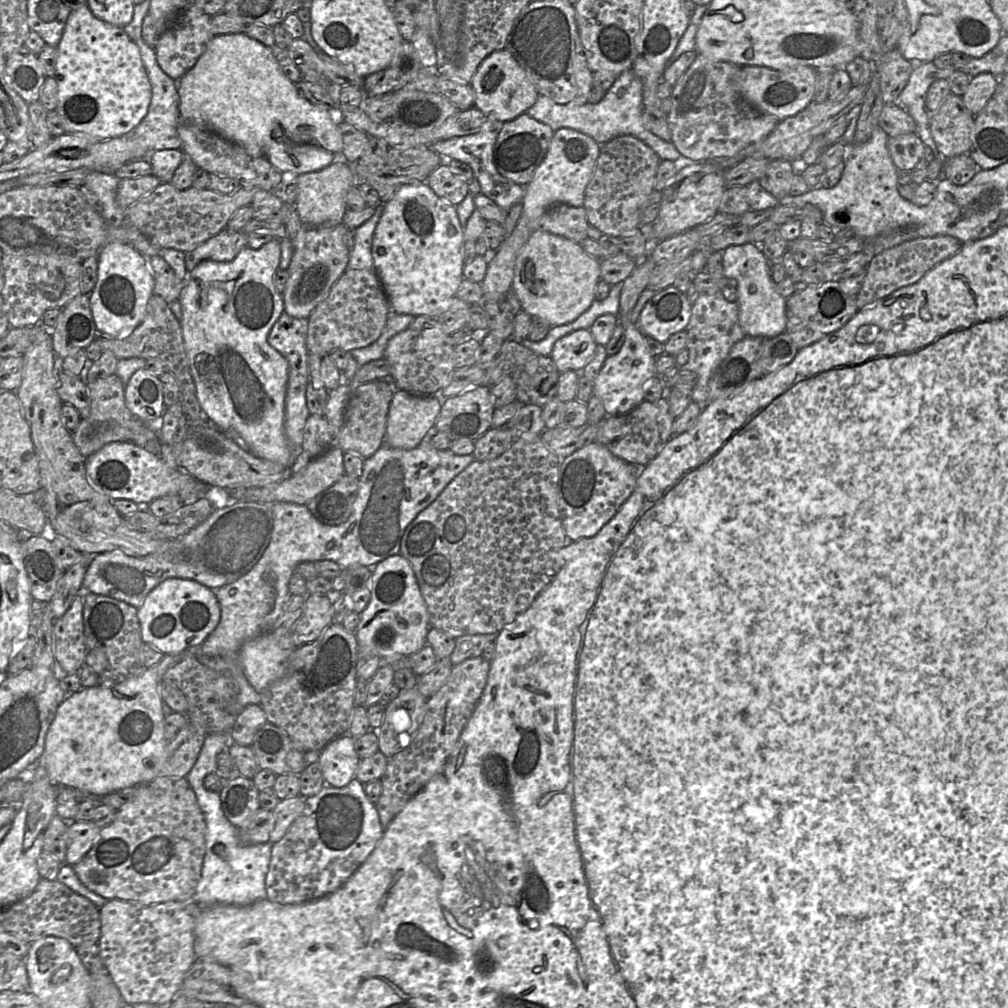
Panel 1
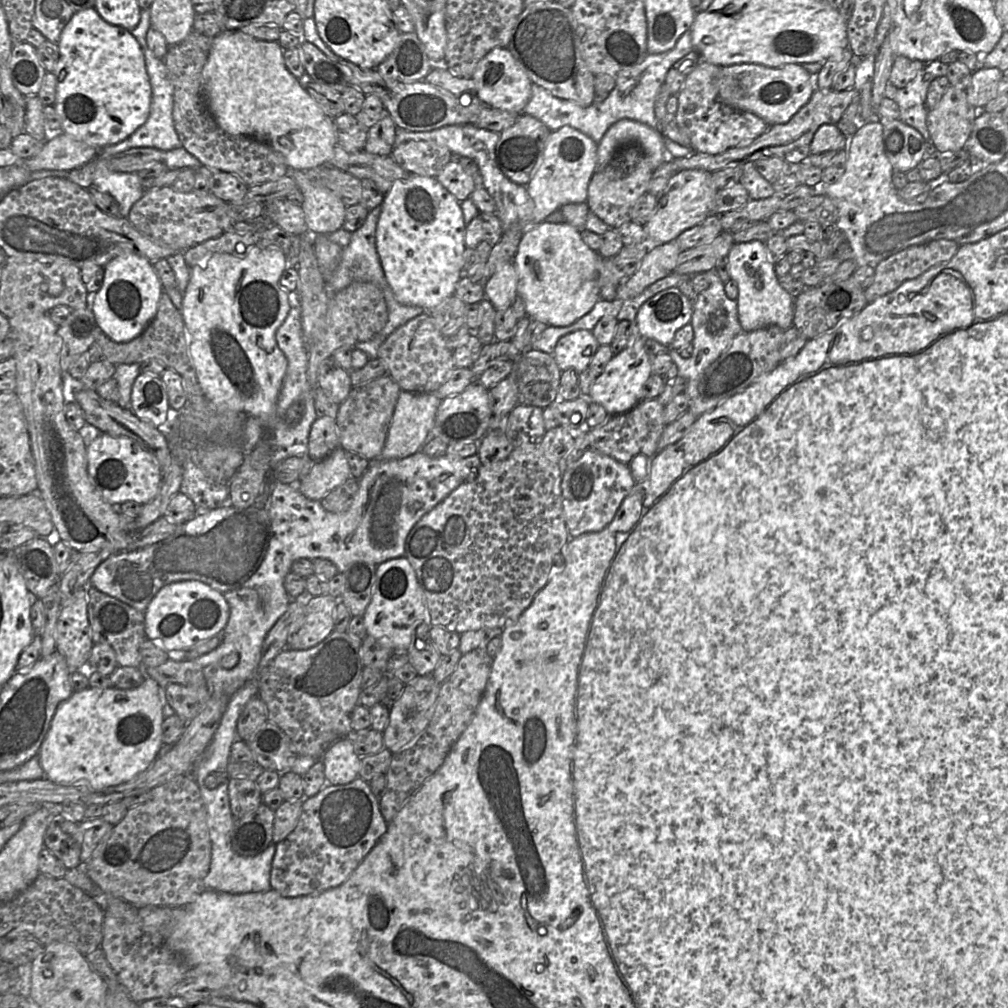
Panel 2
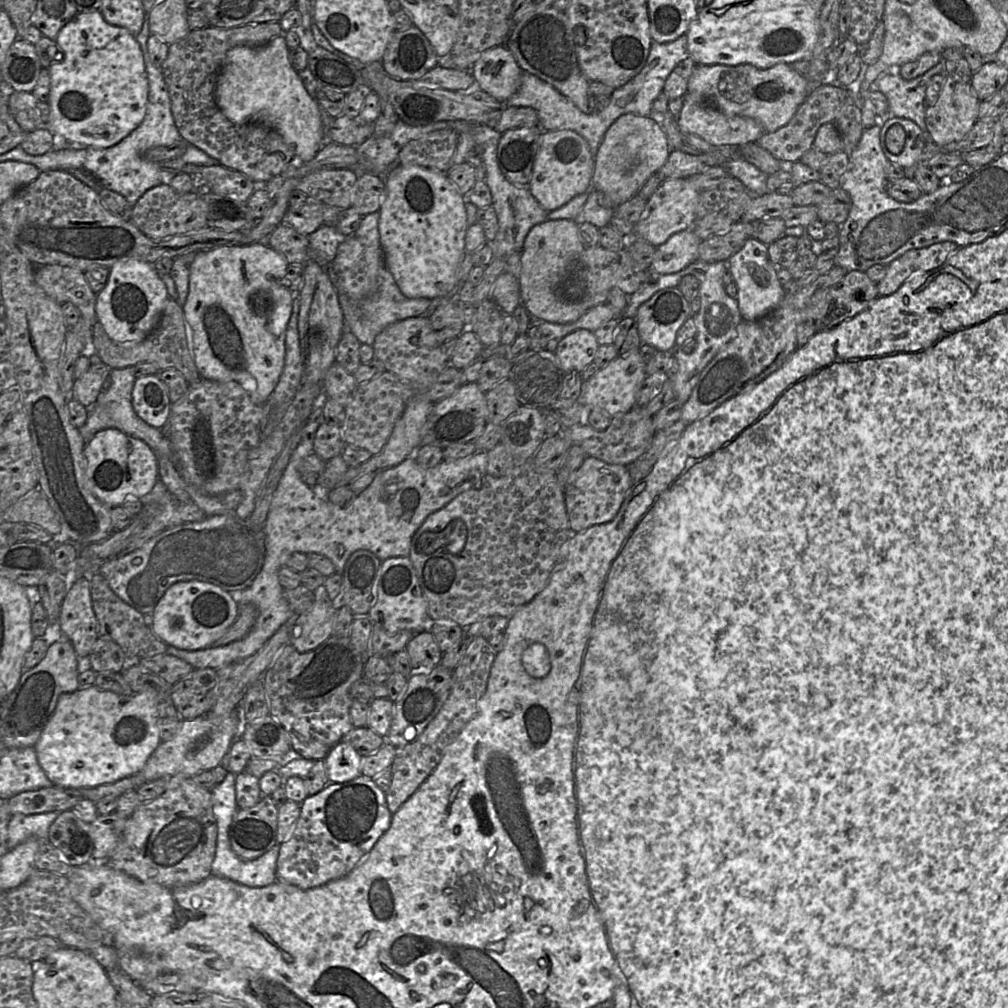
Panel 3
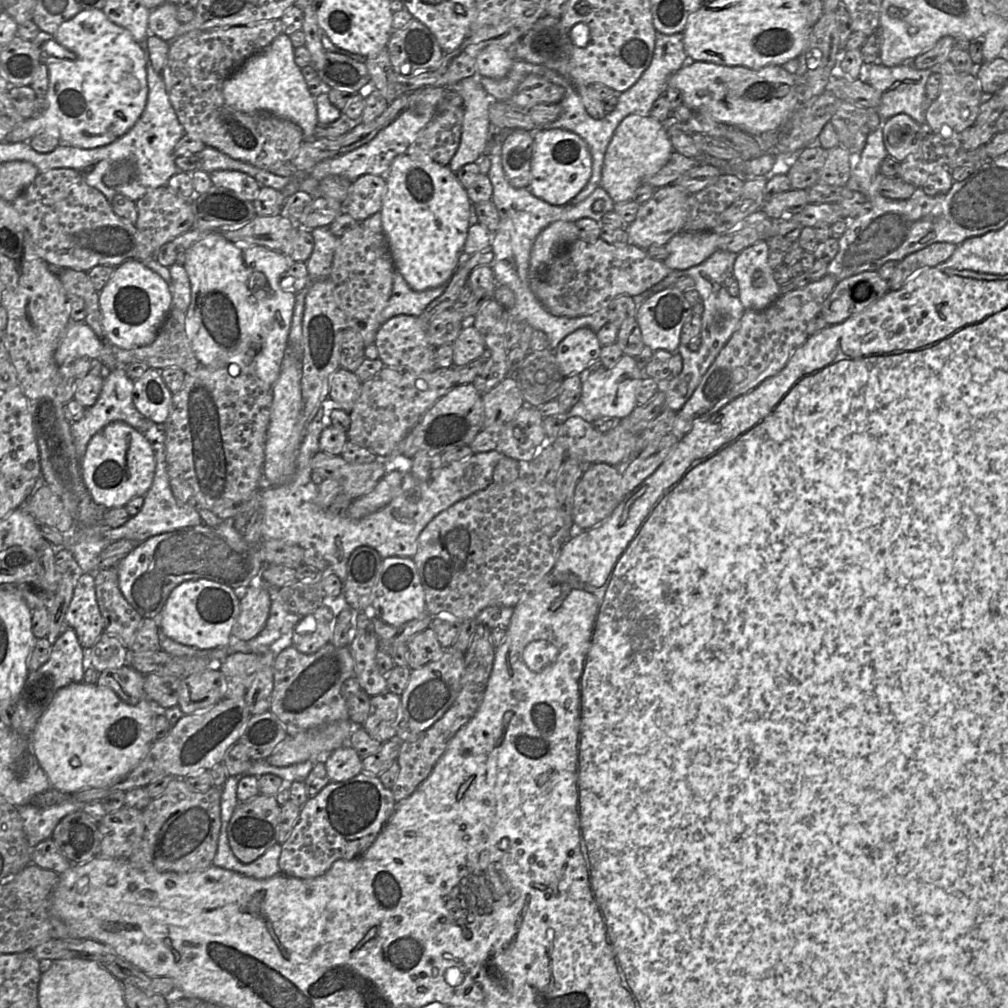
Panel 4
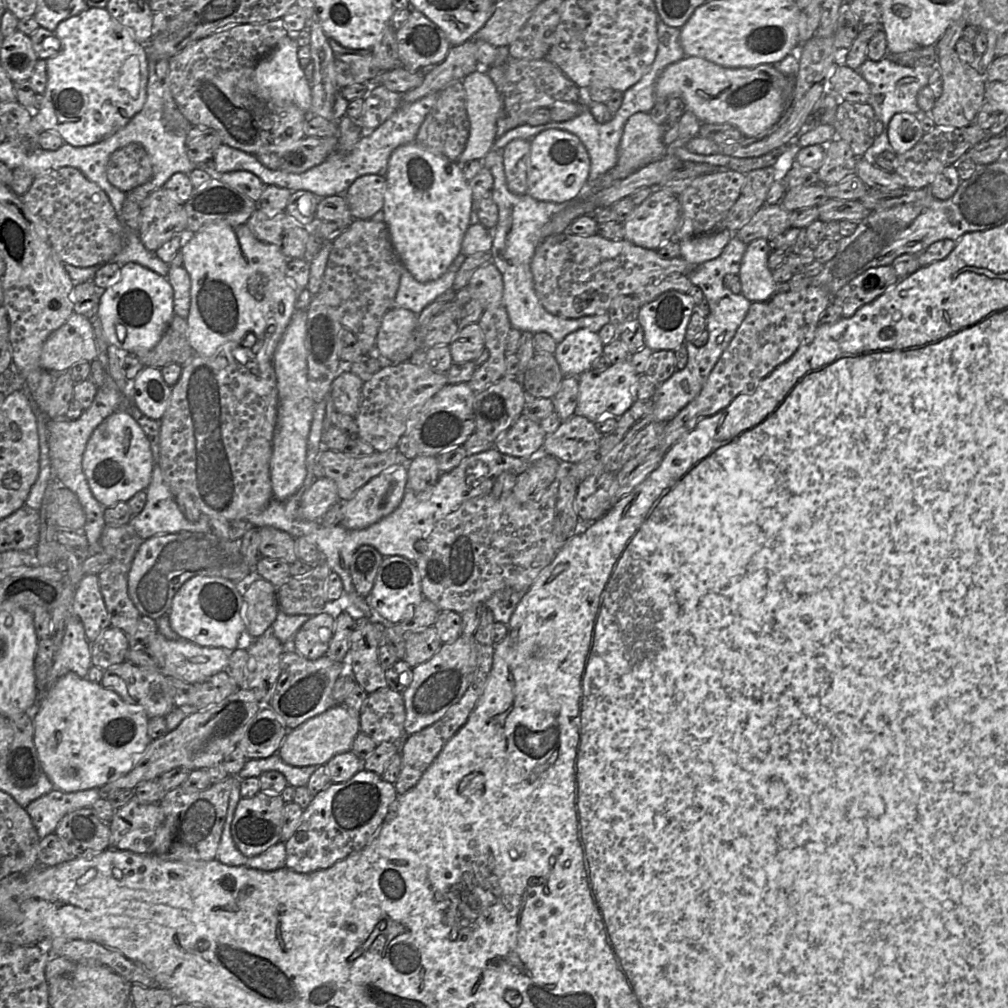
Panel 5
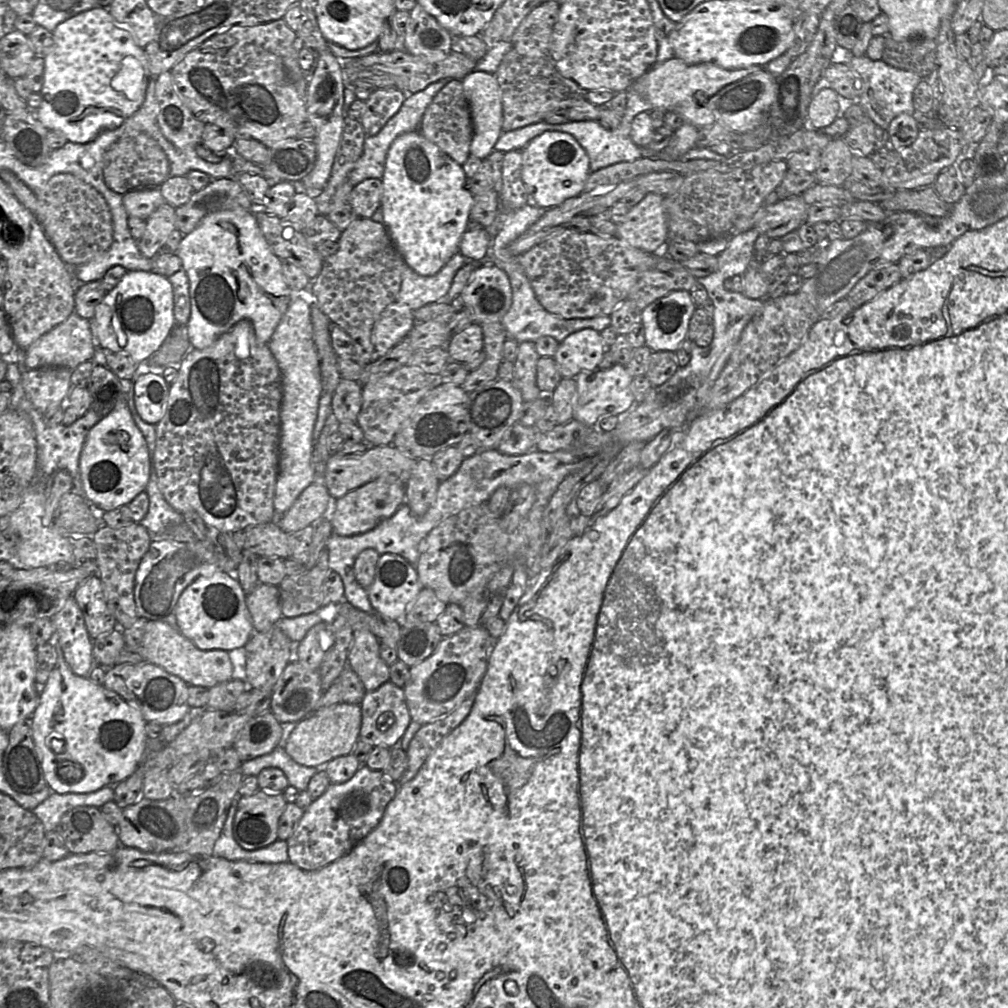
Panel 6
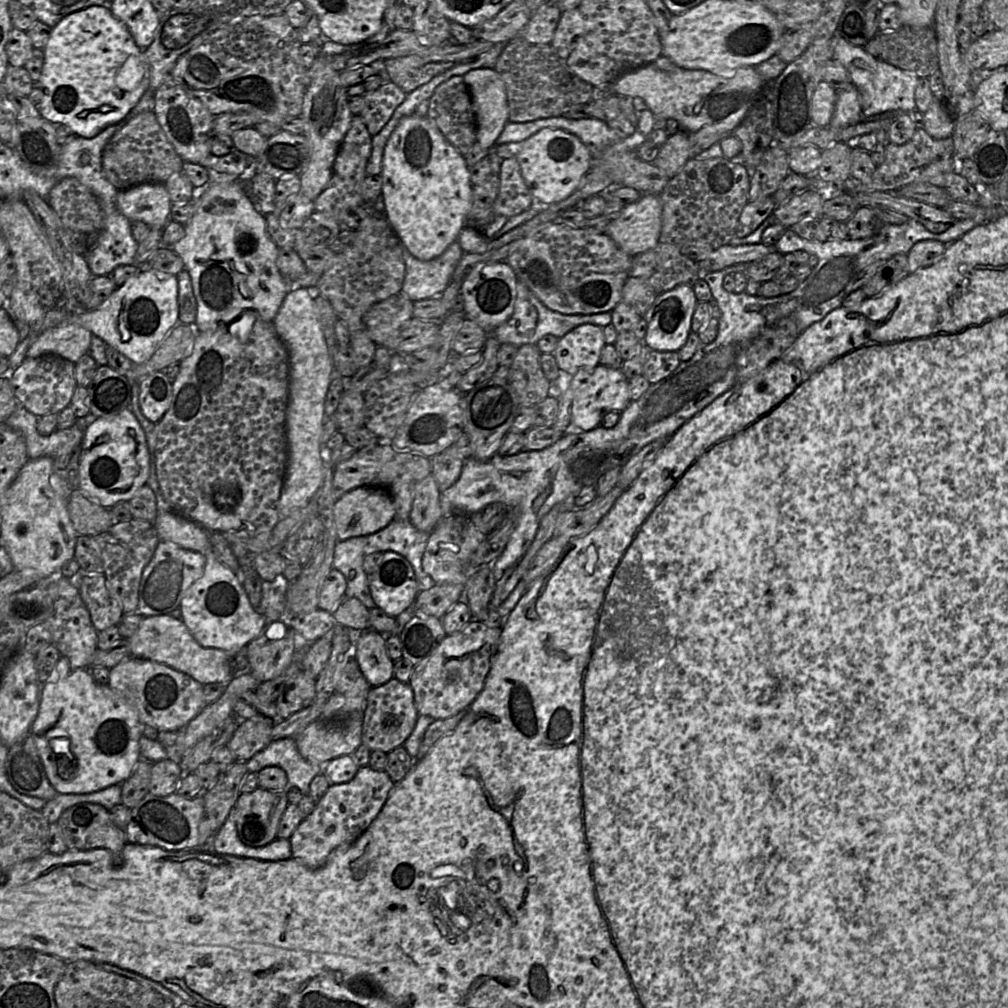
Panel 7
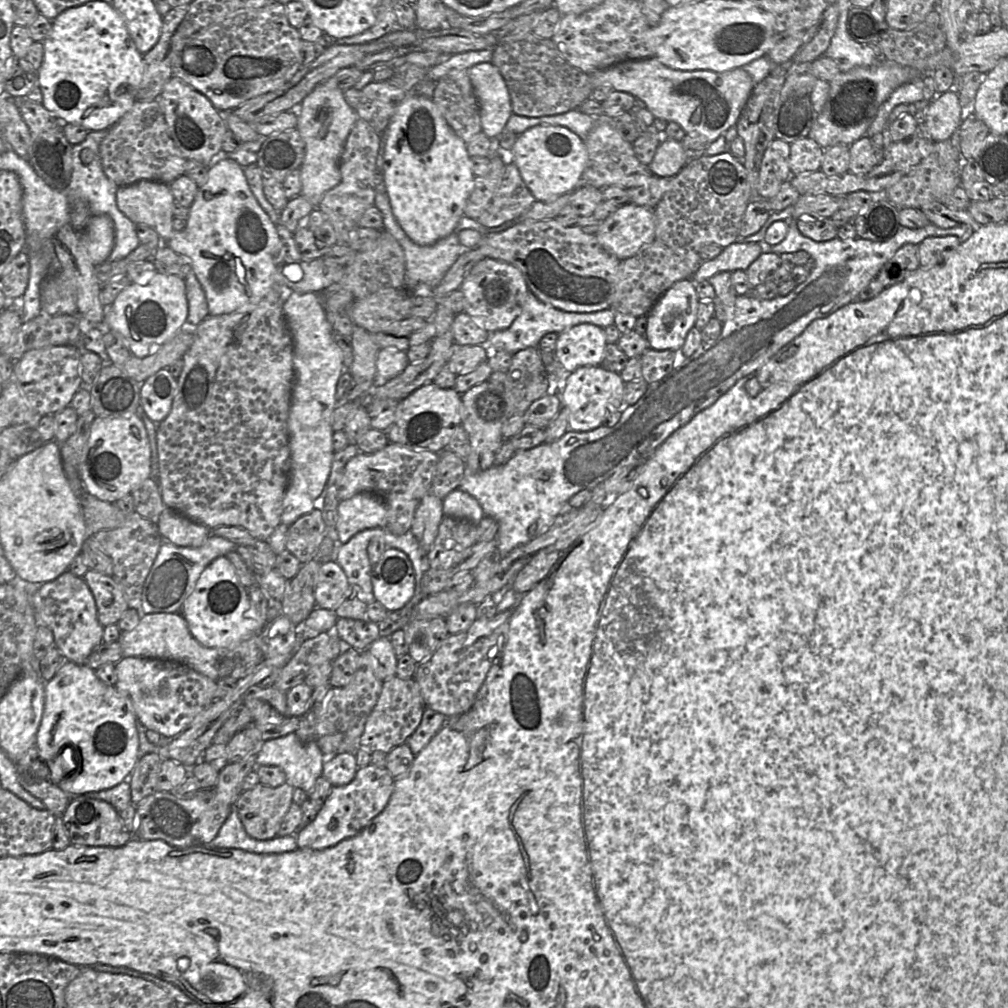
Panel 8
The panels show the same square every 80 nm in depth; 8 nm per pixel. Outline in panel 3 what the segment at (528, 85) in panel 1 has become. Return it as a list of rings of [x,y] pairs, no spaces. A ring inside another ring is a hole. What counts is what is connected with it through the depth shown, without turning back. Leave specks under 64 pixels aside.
[[[505,45],[485,50],[471,69],[480,89],[505,102],[519,90],[523,70]]]

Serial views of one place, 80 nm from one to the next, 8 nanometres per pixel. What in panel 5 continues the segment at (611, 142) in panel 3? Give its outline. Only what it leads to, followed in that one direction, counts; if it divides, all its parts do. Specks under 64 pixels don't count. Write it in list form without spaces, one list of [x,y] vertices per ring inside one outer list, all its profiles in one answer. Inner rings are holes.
[[[637,112],[626,122],[618,148],[618,160],[612,168],[612,181],[625,179],[638,169],[660,160],[667,155],[668,147],[663,143],[660,125],[652,121],[648,113]]]

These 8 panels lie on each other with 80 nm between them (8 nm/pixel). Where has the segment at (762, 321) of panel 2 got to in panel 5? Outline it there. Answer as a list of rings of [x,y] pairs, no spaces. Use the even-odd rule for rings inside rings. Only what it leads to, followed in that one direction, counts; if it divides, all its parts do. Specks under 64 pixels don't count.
[[[759,238],[747,245],[741,261],[741,294],[750,302],[763,302],[776,293],[776,282],[768,267],[768,240]]]

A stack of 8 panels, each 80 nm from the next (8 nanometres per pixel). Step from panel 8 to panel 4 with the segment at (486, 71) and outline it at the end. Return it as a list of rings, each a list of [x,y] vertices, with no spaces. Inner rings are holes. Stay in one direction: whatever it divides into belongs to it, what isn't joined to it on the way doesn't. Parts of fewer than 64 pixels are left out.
[[[478,74],[465,78],[452,87],[462,96],[465,110],[460,145],[448,164],[449,169],[456,173],[483,155],[491,125],[489,106],[495,99],[486,92]]]

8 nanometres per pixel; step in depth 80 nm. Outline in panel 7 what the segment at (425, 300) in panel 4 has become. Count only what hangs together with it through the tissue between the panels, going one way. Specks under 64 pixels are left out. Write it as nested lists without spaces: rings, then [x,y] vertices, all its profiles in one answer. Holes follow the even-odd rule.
[[[458,241],[453,242],[439,257],[430,261],[415,258],[401,243],[405,277],[401,293],[412,302],[439,297],[449,283],[464,252]]]

